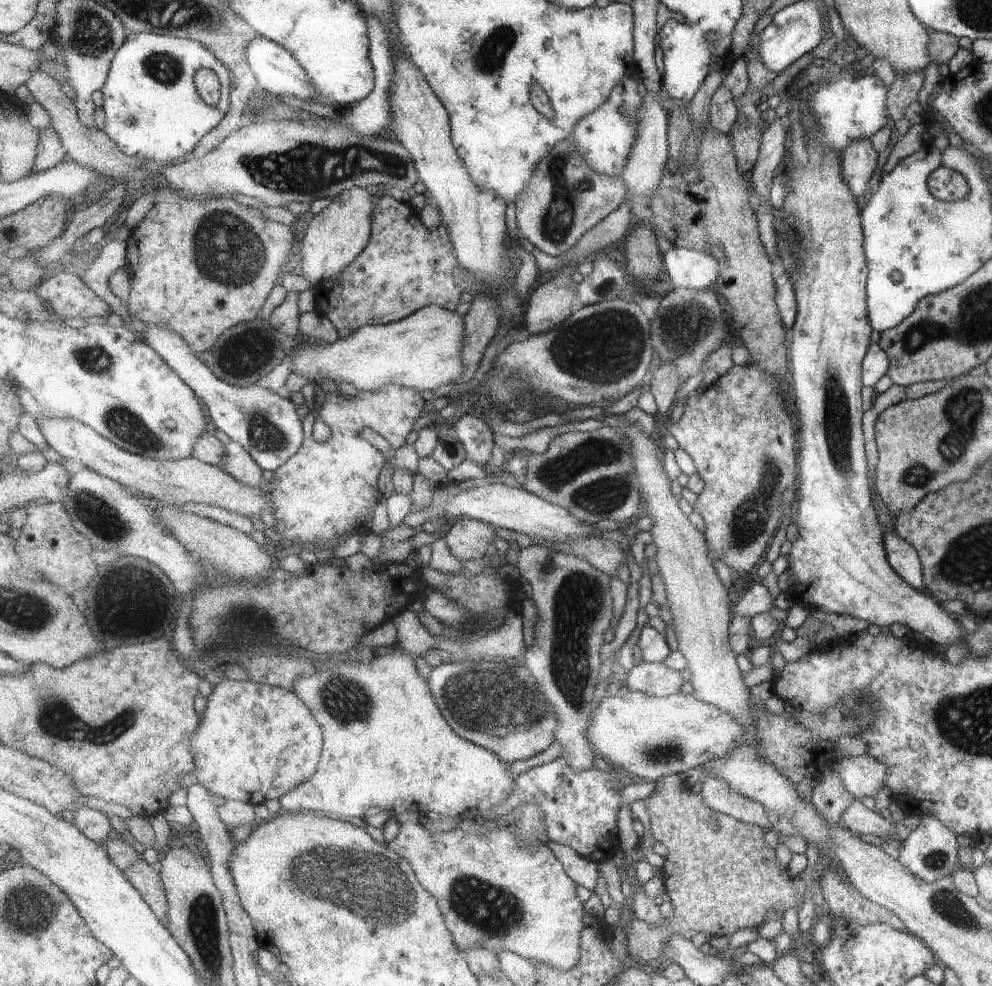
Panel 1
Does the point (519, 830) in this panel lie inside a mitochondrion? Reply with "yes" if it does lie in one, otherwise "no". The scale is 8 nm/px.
no

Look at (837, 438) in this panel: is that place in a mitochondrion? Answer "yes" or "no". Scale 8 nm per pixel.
yes

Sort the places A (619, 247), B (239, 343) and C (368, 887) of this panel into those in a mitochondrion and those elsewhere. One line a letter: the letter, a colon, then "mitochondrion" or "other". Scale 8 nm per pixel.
A: other
B: other
C: mitochondrion

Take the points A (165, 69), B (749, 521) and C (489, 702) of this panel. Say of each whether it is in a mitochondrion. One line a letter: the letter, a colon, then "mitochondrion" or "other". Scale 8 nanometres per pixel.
A: mitochondrion
B: mitochondrion
C: mitochondrion

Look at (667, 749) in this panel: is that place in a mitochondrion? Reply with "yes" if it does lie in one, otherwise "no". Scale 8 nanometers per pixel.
yes

